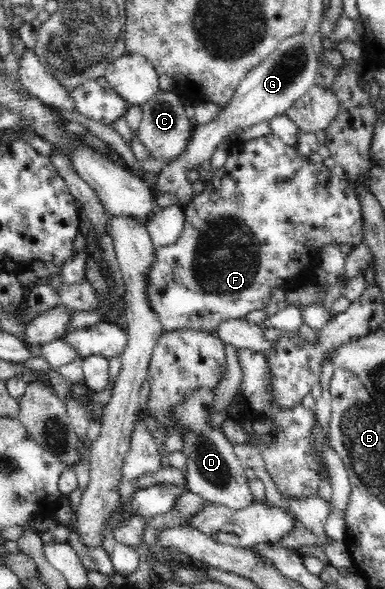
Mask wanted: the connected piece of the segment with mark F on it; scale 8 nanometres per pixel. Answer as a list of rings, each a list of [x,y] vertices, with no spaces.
[[[264,135],[250,140],[235,140],[230,145],[229,155],[225,164],[219,169],[215,169],[210,179],[205,181],[203,191],[199,195],[195,195],[184,208],[185,221],[184,230],[181,236],[177,238],[177,242],[167,244],[167,246],[157,246],[155,248],[155,262],[149,266],[149,274],[145,278],[145,297],[149,299],[149,305],[153,309],[153,313],[157,315],[157,320],[163,326],[163,332],[172,333],[174,330],[204,330],[211,331],[216,335],[216,328],[220,322],[225,319],[245,319],[245,316],[253,310],[263,310],[269,300],[271,300],[271,290],[273,288],[293,289],[299,286],[302,276],[301,270],[311,270],[315,256],[318,256],[323,246],[329,244],[350,244],[353,247],[363,242],[364,221],[361,210],[361,201],[355,187],[350,184],[349,180],[340,178],[331,171],[331,167],[322,163],[311,162],[309,157],[301,155],[298,150],[285,144],[277,135]]]

